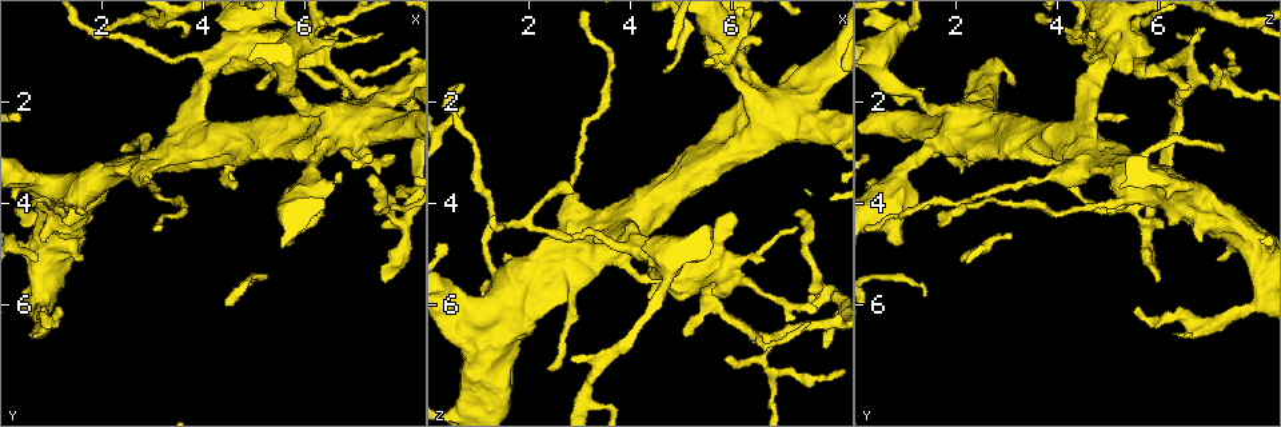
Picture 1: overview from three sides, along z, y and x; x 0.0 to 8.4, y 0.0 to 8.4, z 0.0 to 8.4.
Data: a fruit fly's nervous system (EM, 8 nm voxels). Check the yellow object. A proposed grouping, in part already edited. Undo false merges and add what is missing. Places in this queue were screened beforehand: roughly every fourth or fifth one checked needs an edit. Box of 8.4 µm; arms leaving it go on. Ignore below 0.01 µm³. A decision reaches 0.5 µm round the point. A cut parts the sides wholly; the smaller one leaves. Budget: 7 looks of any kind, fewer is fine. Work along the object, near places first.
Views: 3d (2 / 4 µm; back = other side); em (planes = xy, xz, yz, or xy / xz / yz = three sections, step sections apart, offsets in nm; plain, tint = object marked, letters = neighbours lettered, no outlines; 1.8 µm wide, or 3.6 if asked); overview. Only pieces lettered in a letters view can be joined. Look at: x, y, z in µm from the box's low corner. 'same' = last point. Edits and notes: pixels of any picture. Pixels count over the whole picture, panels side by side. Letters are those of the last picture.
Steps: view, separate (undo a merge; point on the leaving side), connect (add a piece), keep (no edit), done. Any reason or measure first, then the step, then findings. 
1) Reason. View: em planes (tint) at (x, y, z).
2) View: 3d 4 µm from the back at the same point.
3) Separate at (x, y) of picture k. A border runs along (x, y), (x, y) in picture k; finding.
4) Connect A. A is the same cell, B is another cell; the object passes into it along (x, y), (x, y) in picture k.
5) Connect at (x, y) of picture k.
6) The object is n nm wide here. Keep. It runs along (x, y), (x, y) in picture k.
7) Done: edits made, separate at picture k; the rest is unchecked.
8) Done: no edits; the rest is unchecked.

Tapers out. View: 3d 4 µm at (0.70, 5.10, 2.05).

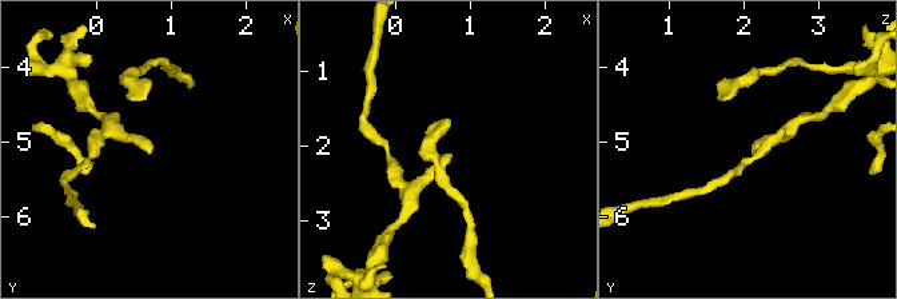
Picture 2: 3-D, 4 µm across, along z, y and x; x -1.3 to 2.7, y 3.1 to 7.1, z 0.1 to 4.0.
Need the tissue. View: em 3.6 µm planes (letters) at (0.70, 5.10, 2.10).

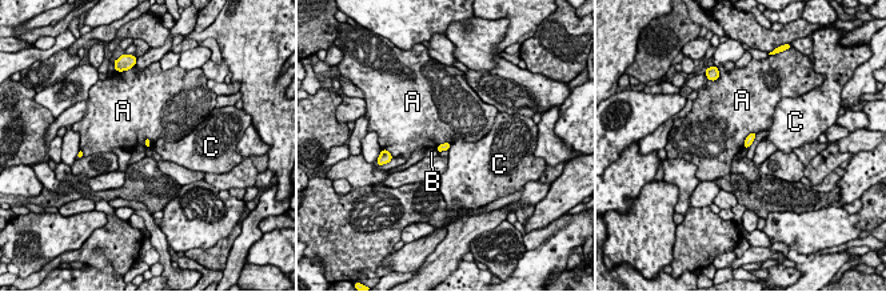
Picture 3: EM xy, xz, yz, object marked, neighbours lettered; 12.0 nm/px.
Keep. A, B and C are other cells; a border runs along (757, 132), (745, 139), (743, 147) in picture 3; none of them fits.

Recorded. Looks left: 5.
Free end. View: em planes (letters) at (7.75, 3.70, 6.80).

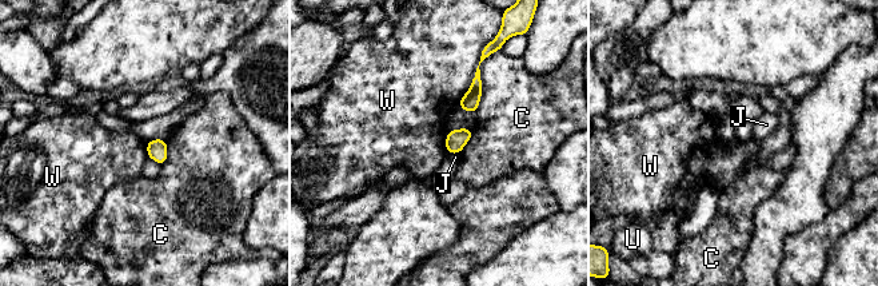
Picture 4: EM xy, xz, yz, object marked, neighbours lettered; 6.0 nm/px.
The object is 130 nm wide here. Keep. C, J, U and W are other cells; a border runs along (479, 60), (471, 84), (458, 107) in picture 4; no lettered piece goes on from it.

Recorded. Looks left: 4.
Two arms at a narrow angle. View: em 3.6 µm xz step 8 (tint) at (4.70, 0.60, 5.10).

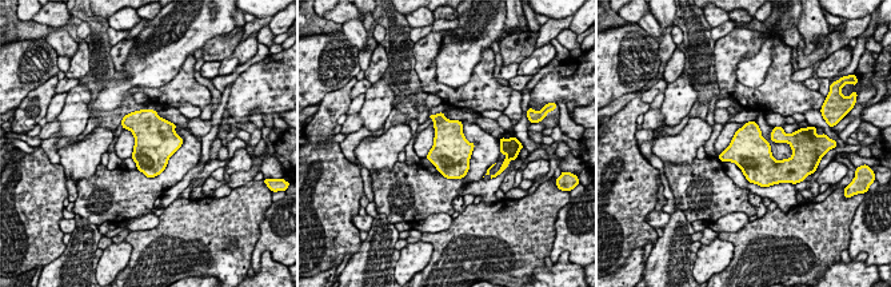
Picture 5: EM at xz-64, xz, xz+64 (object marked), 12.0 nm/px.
See the neighbours. View: em 3.6 µm xz step 8 (letters) at the same point.

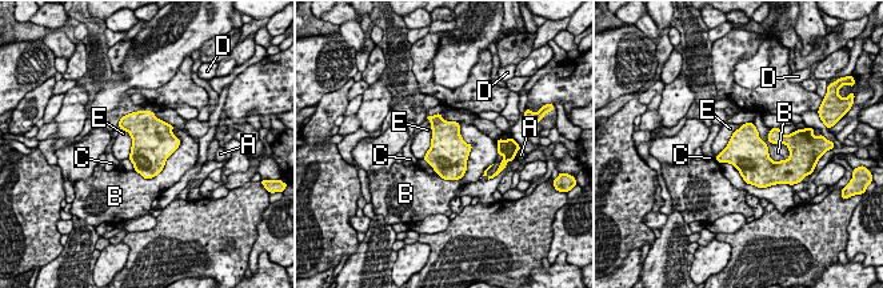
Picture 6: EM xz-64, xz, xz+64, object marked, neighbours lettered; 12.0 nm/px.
The object is 480 nm wide here. Keep. A, B, C, D and E are other cells; a border runs along (742, 124), (715, 158) in picture 6; all the same neuron.

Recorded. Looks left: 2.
Done: no edits; the rest is unchecked.

